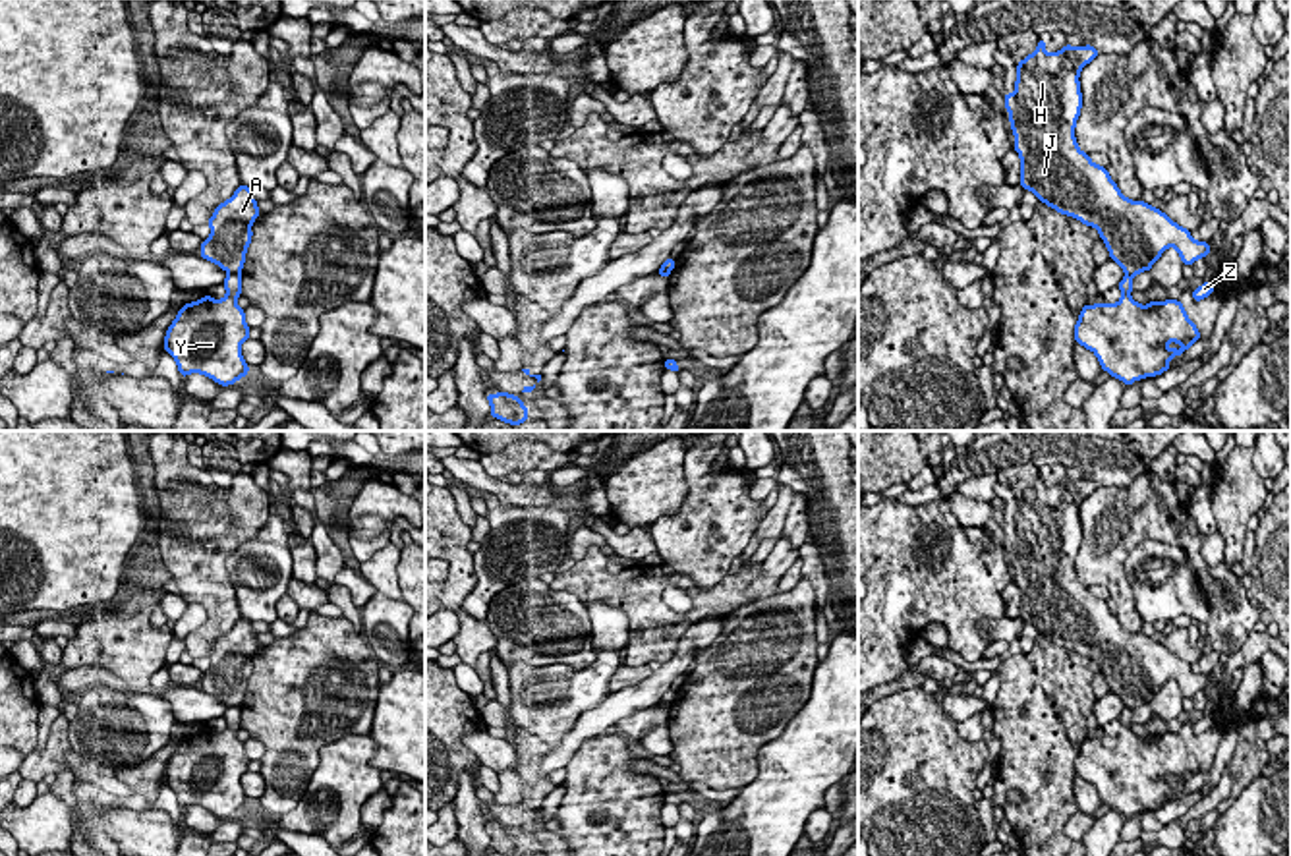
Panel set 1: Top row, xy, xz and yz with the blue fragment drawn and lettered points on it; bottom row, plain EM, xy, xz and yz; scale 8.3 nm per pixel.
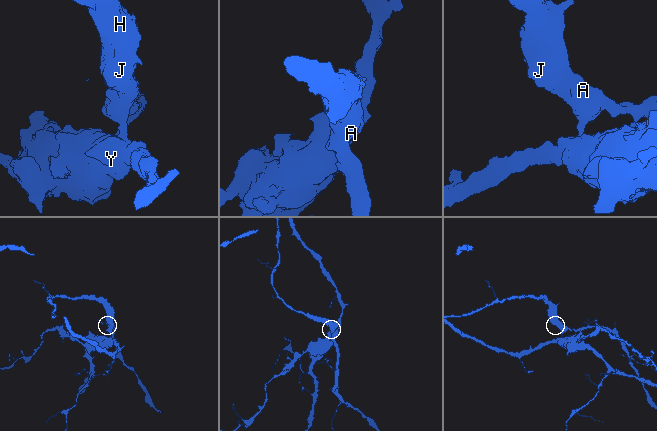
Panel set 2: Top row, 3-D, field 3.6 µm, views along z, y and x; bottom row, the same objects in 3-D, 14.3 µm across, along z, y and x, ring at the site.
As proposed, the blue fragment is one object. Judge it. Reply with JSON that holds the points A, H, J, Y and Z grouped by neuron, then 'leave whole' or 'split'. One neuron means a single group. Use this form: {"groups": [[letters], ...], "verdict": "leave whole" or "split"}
{"groups": [["A", "H", "J"], ["Y", "Z"]], "verdict": "split"}

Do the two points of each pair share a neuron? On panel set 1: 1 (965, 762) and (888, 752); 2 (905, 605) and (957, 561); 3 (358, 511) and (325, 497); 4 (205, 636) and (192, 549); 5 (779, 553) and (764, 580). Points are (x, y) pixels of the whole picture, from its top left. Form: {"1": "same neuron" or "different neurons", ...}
{"1": "same neuron", "2": "same neuron", "3": "different neurons", "4": "same neuron", "5": "same neuron"}

